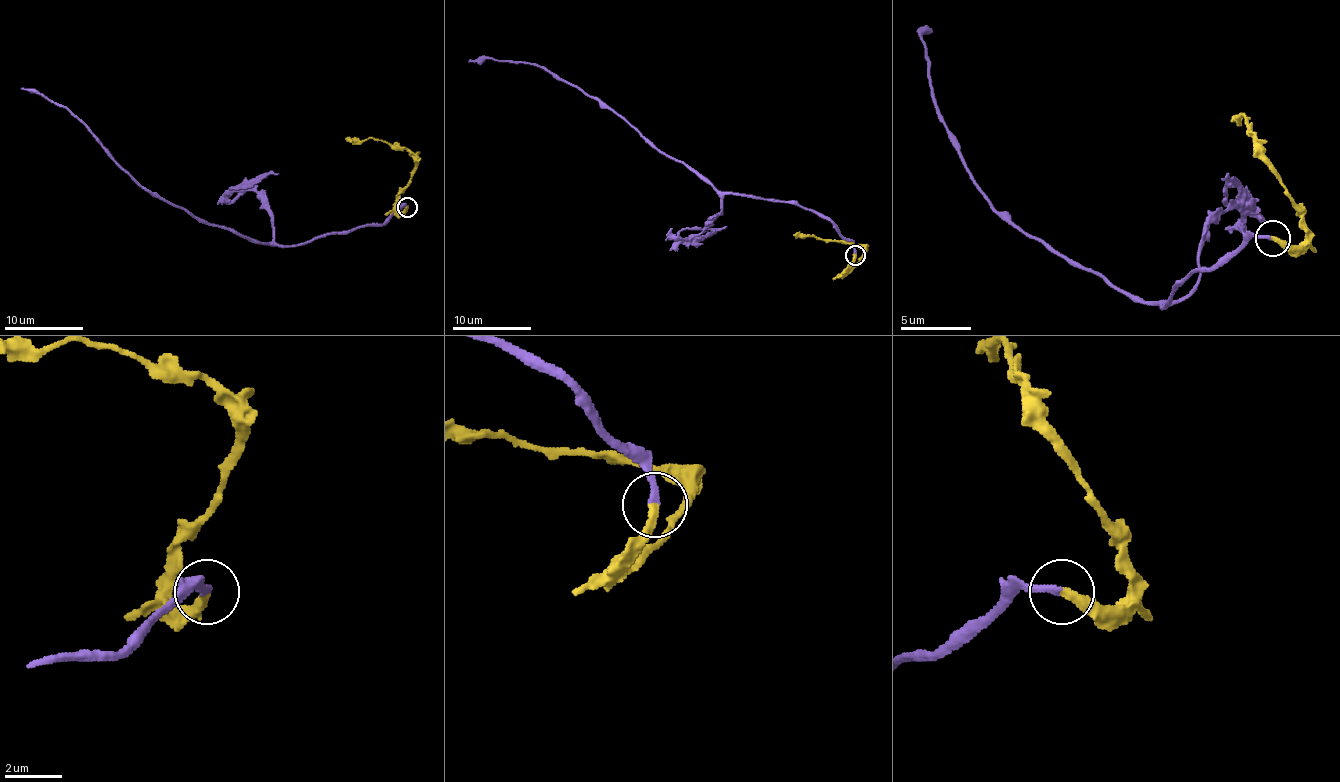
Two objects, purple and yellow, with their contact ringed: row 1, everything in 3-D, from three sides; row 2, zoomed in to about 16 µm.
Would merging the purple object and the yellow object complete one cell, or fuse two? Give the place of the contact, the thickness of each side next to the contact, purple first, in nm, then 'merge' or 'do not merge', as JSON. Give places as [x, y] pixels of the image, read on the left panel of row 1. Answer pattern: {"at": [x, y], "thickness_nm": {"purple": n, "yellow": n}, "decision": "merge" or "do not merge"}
{"at": [407, 207], "thickness_nm": {"purple": 240, "yellow": 320}, "decision": "merge"}

